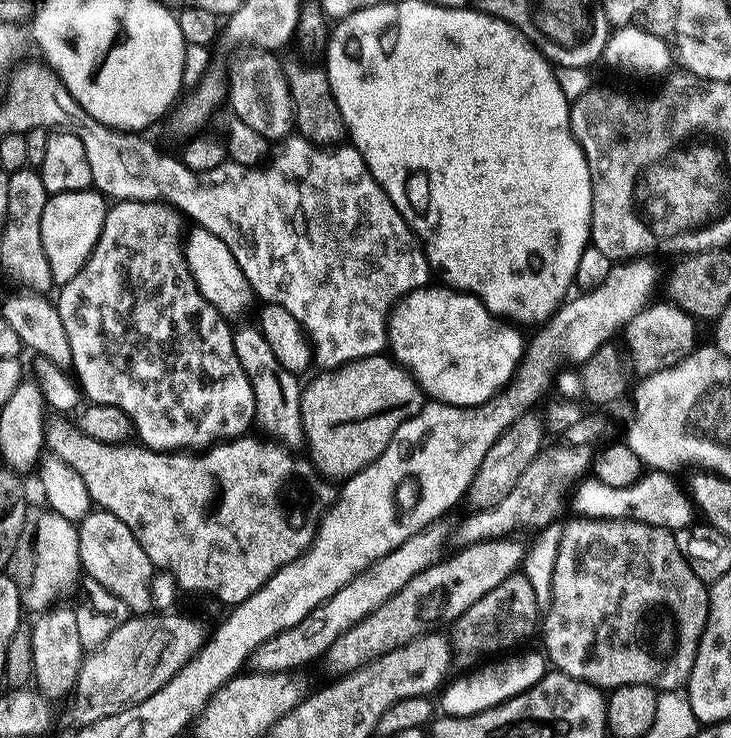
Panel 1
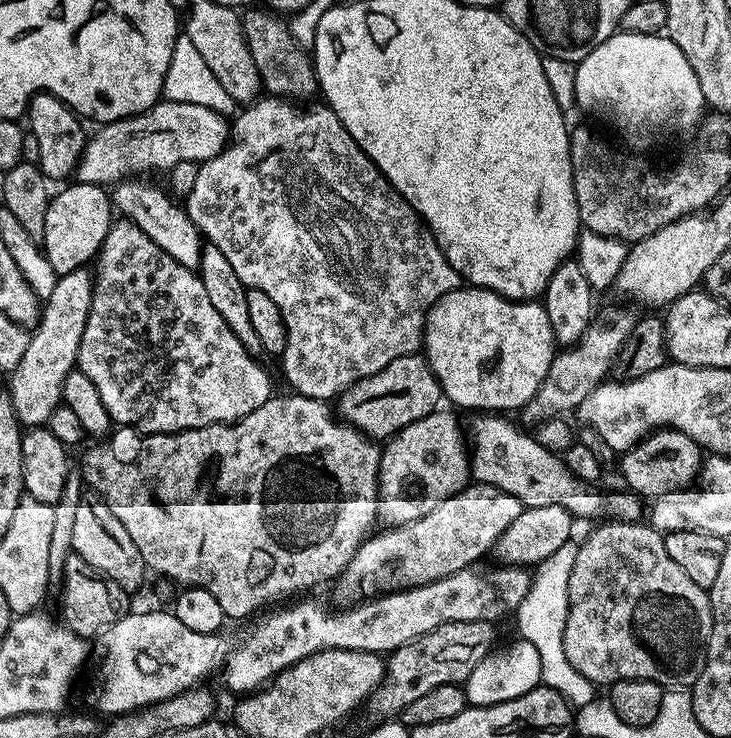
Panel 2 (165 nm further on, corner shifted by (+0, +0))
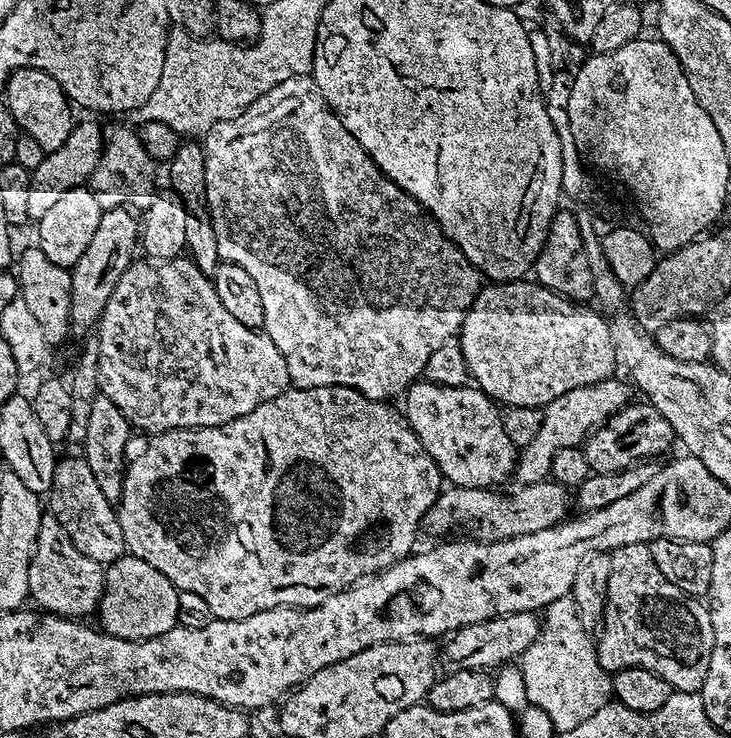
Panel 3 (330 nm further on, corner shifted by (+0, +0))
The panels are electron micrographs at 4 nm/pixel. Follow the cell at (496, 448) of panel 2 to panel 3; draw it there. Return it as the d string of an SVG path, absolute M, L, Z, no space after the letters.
M421 378L404 393L402 411L449 485L495 489L515 473L518 450L506 434L501 409L481 388L451 388Z

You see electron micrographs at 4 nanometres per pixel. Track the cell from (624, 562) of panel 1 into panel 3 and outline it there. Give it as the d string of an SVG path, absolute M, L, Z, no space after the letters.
M648 544L622 546L611 553L609 590L606 594L603 624L598 629L596 660L610 674L624 668L641 668L666 678L673 690L699 692L706 682L706 670L710 670L710 654L714 654L714 626L710 622L707 603L703 599L688 596L674 582L668 581L650 554Z

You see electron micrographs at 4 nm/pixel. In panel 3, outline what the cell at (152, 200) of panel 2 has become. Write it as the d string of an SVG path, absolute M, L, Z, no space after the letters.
M116 128L112 133L109 131L104 152L90 181L94 198L98 198L98 206L105 210L125 206L132 210L148 208L158 188L156 168L158 168L157 161L153 160L133 129L132 132L128 128Z

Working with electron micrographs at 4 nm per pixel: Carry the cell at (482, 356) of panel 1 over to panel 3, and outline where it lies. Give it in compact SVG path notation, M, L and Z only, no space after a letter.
M528 278L492 282L481 287L458 333L471 383L497 405L543 409L544 405L554 402L554 398L562 398L566 390L578 390L580 386L609 379L618 368L616 344L610 338L607 319L595 307L588 307L592 306L567 300Z

